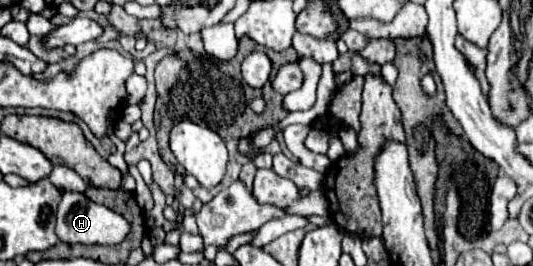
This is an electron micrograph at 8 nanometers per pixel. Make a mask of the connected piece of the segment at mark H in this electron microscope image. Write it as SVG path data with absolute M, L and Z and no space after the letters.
M63 192L57 212L57 236L65 244L119 244L129 234L129 222L107 206L91 202L85 194Z

